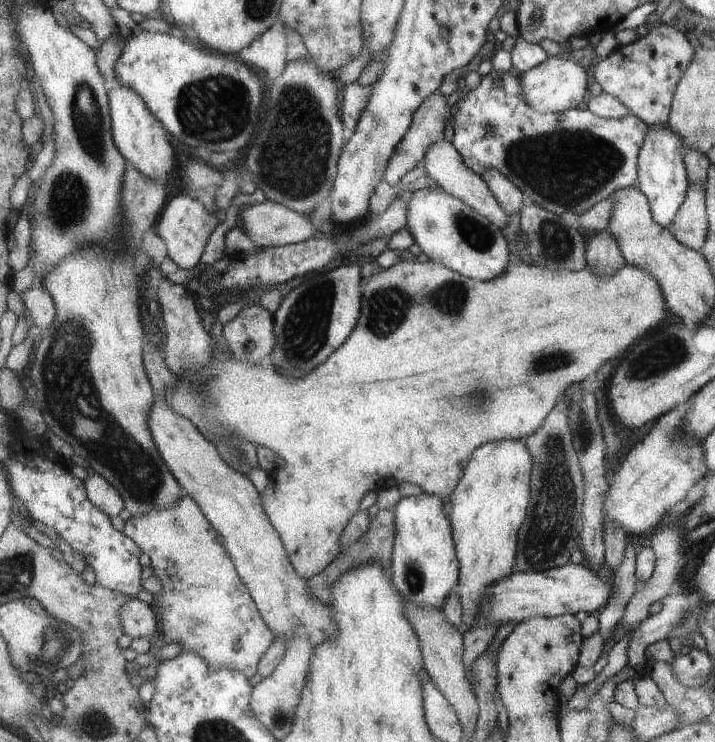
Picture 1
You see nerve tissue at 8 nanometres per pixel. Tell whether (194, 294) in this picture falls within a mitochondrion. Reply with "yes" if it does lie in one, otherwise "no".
no

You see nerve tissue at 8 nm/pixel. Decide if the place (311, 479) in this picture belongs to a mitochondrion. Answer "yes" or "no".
no

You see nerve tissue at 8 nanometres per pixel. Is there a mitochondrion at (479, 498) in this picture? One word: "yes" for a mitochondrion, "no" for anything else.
no

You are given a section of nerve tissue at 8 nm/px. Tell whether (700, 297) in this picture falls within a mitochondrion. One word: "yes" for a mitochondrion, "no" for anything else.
no

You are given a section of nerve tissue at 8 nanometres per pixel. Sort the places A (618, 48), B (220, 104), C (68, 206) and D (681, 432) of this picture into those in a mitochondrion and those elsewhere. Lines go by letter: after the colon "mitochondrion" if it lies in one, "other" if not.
A: other
B: mitochondrion
C: mitochondrion
D: other

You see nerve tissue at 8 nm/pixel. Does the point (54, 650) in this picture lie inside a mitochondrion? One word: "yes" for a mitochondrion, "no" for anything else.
yes

